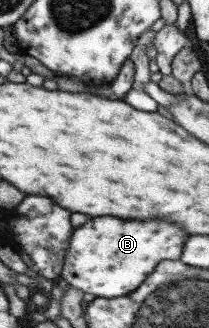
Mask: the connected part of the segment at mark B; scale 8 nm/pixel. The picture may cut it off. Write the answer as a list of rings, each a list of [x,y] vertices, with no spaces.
[[[97,216],[87,220],[71,234],[65,254],[61,280],[81,292],[101,298],[117,298],[135,290],[143,278],[153,272],[159,260],[177,260],[187,234],[179,224],[163,220],[117,220],[113,216]]]

